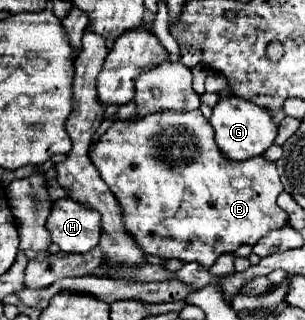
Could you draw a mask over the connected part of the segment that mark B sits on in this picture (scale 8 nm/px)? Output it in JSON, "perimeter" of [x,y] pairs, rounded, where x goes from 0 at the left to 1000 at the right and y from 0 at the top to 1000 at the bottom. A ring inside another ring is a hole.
{"perimeter":[[[649,341],[616,353],[538,347],[466,372],[380,378],[328,441],[302,453],[295,497],[393,634],[413,722],[452,753],[472,791],[531,809],[649,816],[689,841],[721,797],[761,791],[787,766],[839,766],[879,722],[944,697],[938,659],[905,641],[905,616],[931,597],[905,509],[879,509],[866,491],[826,491],[813,503],[734,497],[702,447],[695,391]]]}

